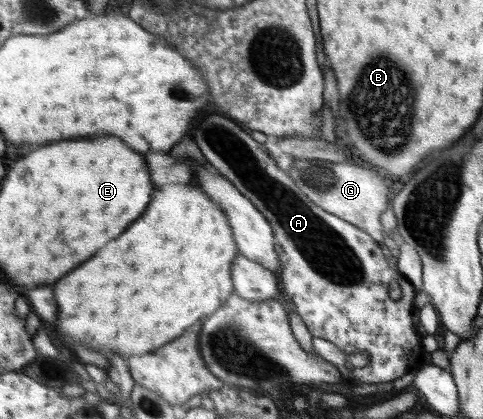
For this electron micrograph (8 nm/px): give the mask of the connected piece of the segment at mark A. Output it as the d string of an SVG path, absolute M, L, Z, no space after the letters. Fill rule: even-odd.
M219 112L205 113L203 120L199 121L196 130L192 132L192 137L207 162L213 165L219 174L227 177L227 180L230 180L274 227L281 253L285 255L279 278L282 280L287 296L296 306L296 313L301 316L312 336L333 342L346 355L357 354L357 352L368 354L369 364L365 368L348 366L359 385L375 386L391 383L407 373L424 367L426 351L421 345L423 336L413 325L411 317L416 310L414 298L417 292L409 280L405 279L398 270L390 267L389 260L382 253L379 243L370 234L362 228L357 228L350 221L327 212L326 209L315 204L306 193L299 192L300 188L297 188L291 180L293 177L275 166L275 162L265 152L263 143L251 140L251 136L245 134L237 126L237 122L233 124L225 115ZM394 280L397 280L402 290L398 300L391 299L388 293L389 283Z

